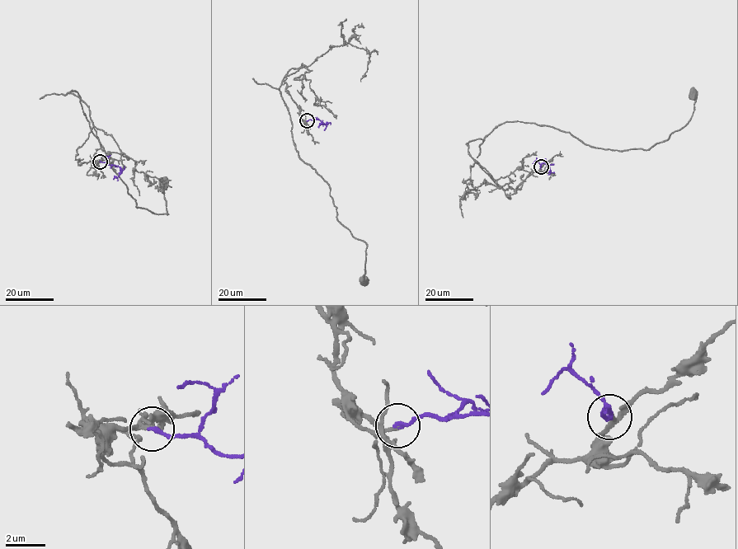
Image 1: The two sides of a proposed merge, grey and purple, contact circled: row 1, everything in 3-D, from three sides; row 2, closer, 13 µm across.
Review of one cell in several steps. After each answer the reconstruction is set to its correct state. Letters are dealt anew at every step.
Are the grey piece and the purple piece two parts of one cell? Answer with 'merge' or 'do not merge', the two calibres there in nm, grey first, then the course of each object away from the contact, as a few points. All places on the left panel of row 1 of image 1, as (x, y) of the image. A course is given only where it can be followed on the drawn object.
merge; calibres 140 and 180 nm; course grey (100, 161), (76, 158), (93, 127), (89, 107), (67, 95), (72, 91), (136, 207), (168, 214), (162, 182); course purple (100, 161), (119, 168), (120, 173), (114, 179)

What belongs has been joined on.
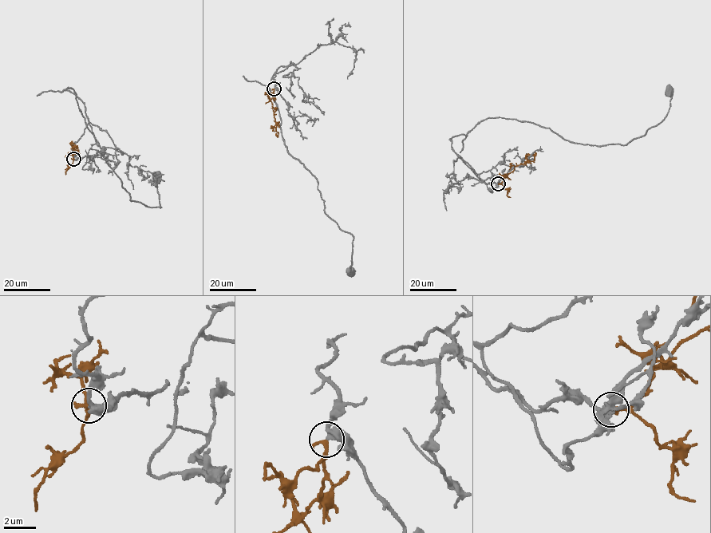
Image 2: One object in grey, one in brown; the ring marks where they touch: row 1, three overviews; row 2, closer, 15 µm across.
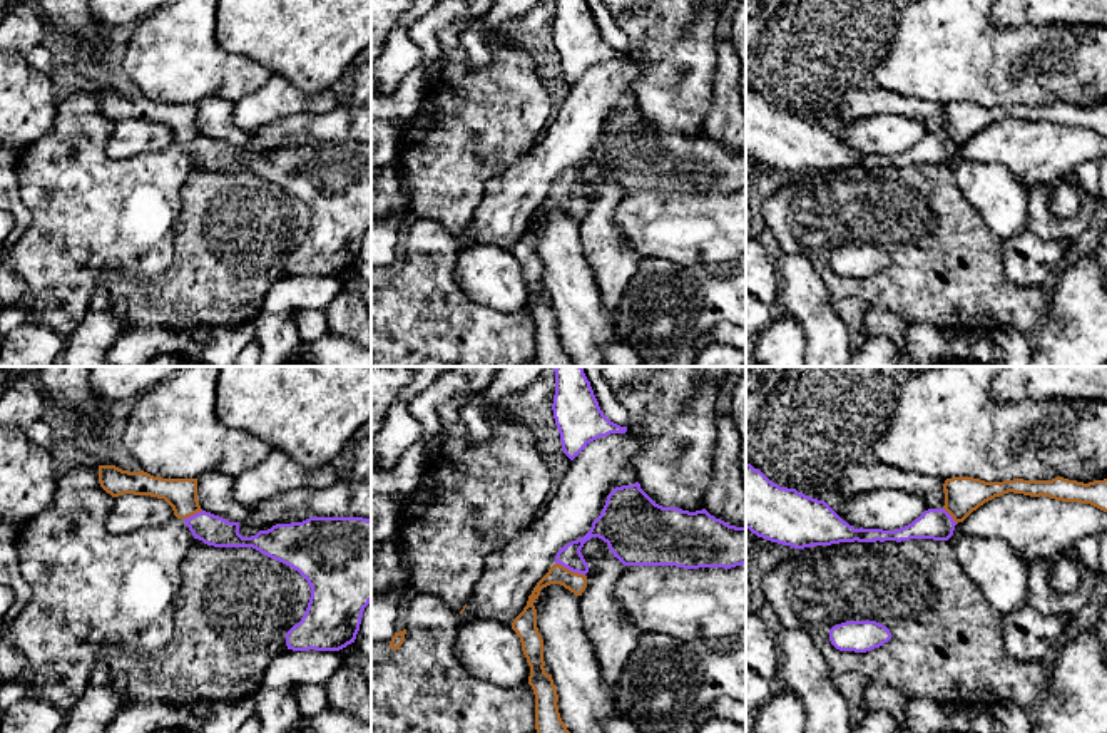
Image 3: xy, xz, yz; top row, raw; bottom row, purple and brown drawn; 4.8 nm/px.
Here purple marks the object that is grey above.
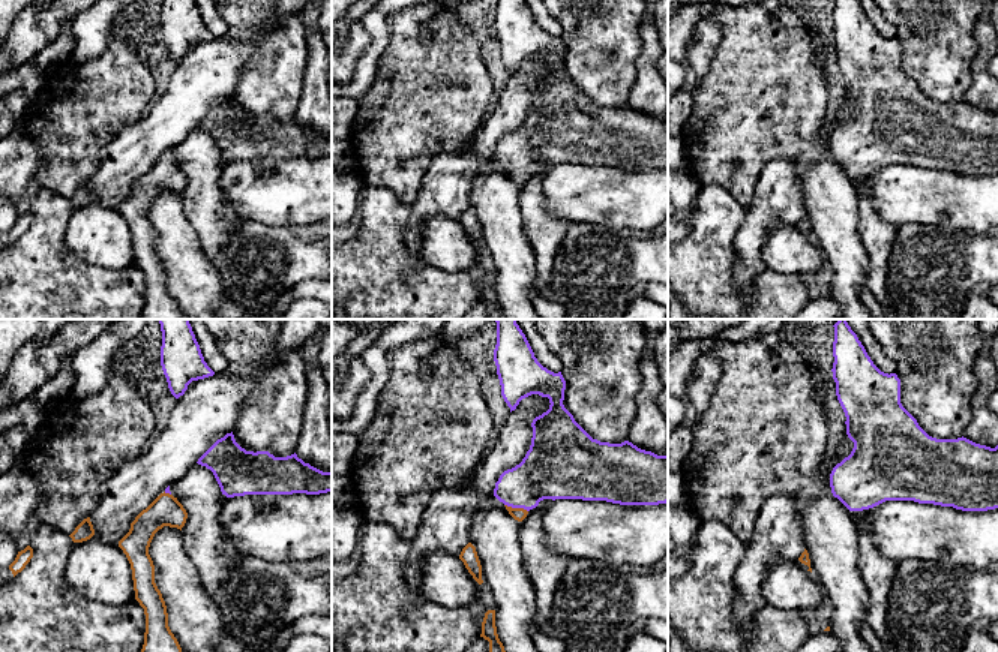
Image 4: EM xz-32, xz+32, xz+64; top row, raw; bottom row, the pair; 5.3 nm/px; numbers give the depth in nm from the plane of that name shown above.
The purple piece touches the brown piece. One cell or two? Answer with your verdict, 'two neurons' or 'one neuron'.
one neuron

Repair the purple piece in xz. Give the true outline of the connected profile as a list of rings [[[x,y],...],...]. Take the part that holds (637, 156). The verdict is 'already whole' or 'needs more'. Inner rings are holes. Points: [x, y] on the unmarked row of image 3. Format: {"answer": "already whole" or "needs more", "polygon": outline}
{"answer": "needs more", "polygon": [[[635,107],[615,112],[590,156],[560,172],[555,189],[537,208],[512,254],[522,268],[530,291],[528,310],[535,320],[538,366],[572,366],[559,338],[559,320],[552,300],[545,298],[543,264],[537,253],[533,228],[540,216],[560,209],[575,221],[587,213],[589,189],[580,174],[592,162],[602,164],[624,191],[676,191],[684,194],[746,189],[746,152],[729,151],[706,134],[689,137],[656,129]]]}

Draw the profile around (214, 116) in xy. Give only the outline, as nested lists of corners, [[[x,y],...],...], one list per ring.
[[[207,97],[197,104],[197,126],[202,136],[219,141],[229,147],[242,147],[249,141],[249,132],[234,120],[234,104]]]

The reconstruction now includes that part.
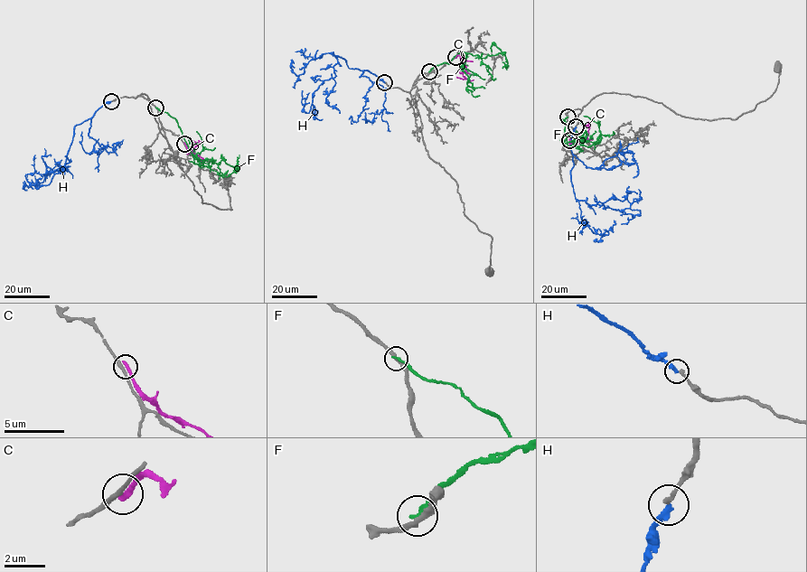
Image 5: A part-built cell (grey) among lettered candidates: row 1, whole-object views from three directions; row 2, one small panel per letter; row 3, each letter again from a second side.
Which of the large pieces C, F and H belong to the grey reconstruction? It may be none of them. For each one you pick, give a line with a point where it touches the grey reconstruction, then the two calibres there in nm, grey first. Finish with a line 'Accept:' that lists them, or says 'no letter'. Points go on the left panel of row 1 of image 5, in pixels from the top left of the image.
Accept: no letter

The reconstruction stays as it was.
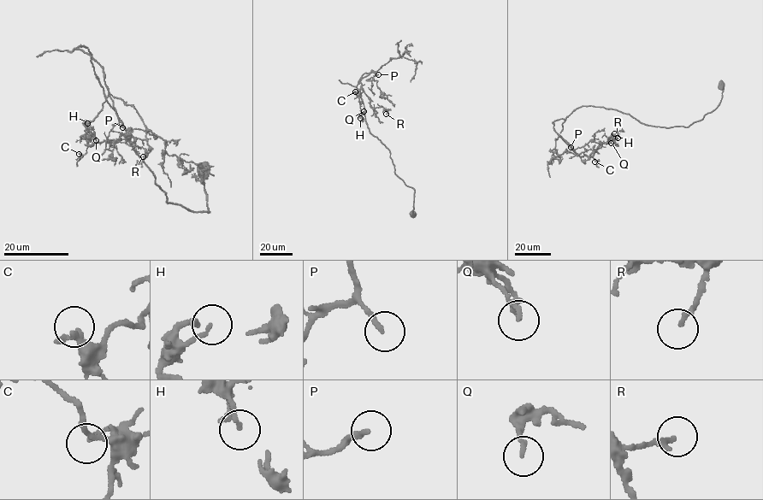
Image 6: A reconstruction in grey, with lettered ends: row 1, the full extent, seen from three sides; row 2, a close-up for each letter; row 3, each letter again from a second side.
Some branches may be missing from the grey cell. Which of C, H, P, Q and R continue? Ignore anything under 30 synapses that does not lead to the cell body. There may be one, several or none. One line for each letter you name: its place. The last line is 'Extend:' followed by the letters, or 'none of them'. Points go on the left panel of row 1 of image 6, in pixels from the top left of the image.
P: (122, 127)
Extend: P

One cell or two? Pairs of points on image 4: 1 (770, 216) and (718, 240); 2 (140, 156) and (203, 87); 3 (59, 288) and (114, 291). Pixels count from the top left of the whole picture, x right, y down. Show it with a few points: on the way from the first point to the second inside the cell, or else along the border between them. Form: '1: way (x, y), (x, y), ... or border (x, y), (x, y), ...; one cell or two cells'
1: border (746, 207), (746, 215), (734, 237), (734, 266); two cells
2: way (150, 140), (186, 104); one cell
3: way (72, 291), (101, 291); one cell

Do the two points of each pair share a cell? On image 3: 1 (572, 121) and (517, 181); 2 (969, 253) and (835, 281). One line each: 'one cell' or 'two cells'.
1: one cell
2: one cell

